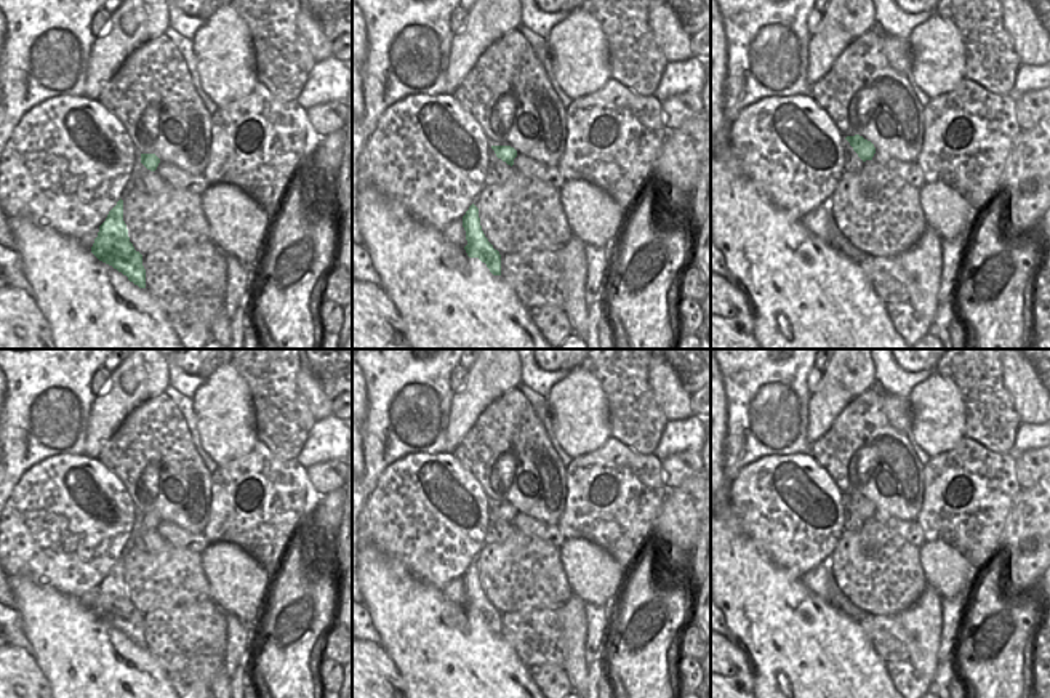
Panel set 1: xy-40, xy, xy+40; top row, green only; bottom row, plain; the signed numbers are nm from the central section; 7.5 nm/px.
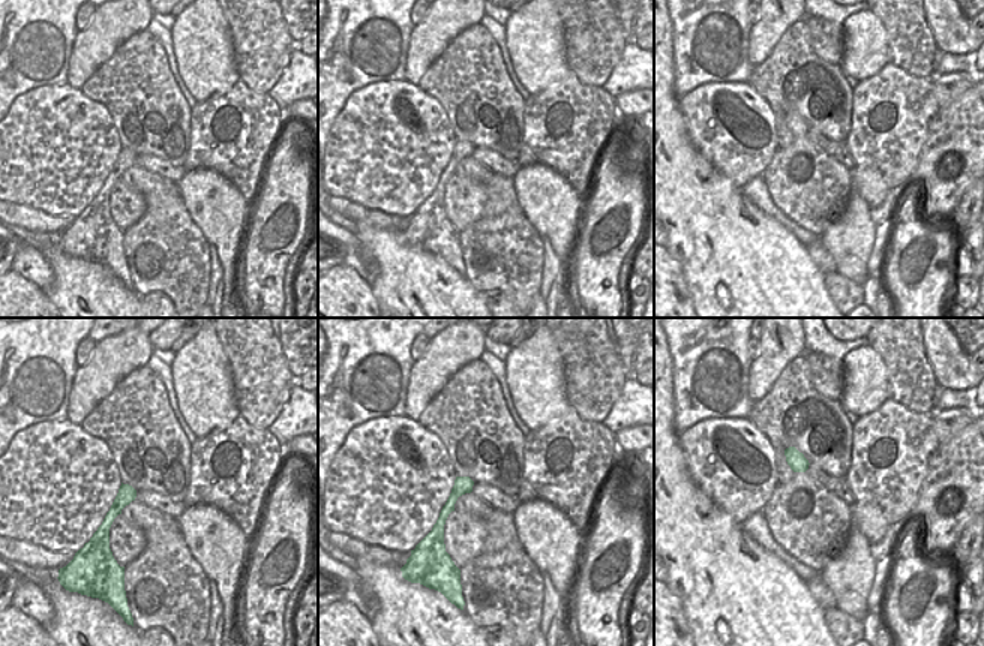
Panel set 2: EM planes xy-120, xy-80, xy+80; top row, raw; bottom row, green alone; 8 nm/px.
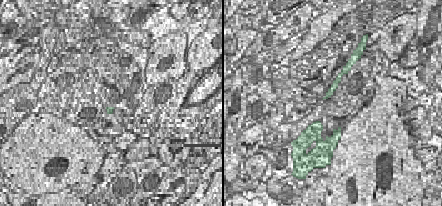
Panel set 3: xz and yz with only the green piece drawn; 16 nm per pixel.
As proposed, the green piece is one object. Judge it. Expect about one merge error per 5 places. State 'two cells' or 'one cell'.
one cell

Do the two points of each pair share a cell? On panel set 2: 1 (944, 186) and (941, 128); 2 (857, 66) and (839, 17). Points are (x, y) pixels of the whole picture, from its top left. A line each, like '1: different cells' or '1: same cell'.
1: same cell
2: different cells

